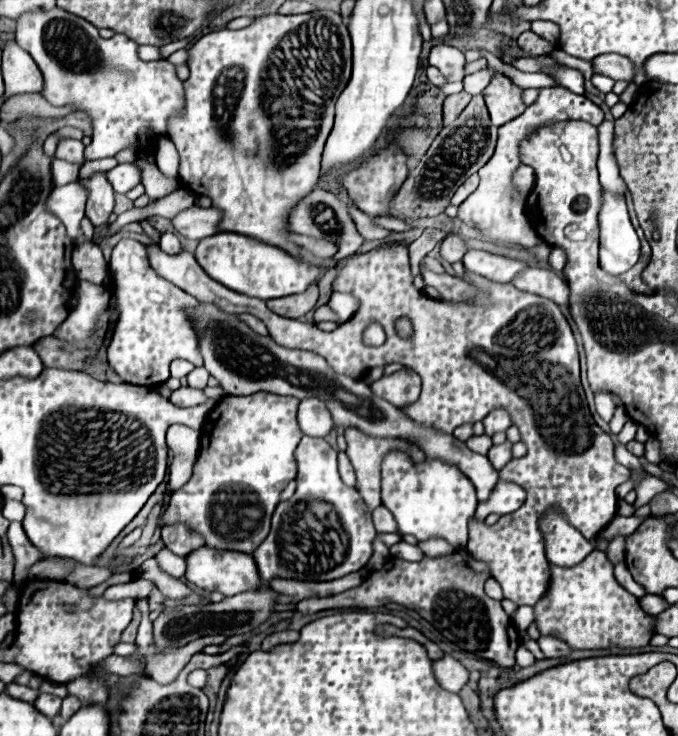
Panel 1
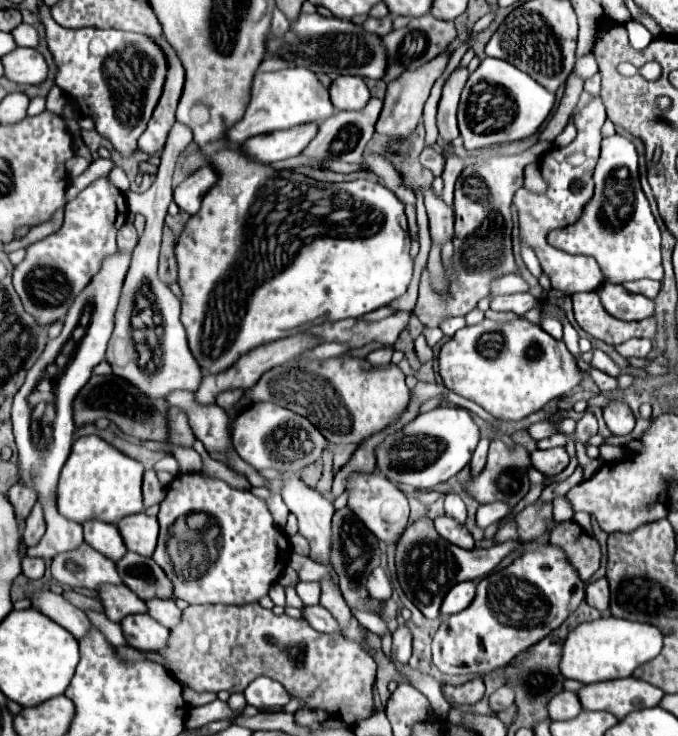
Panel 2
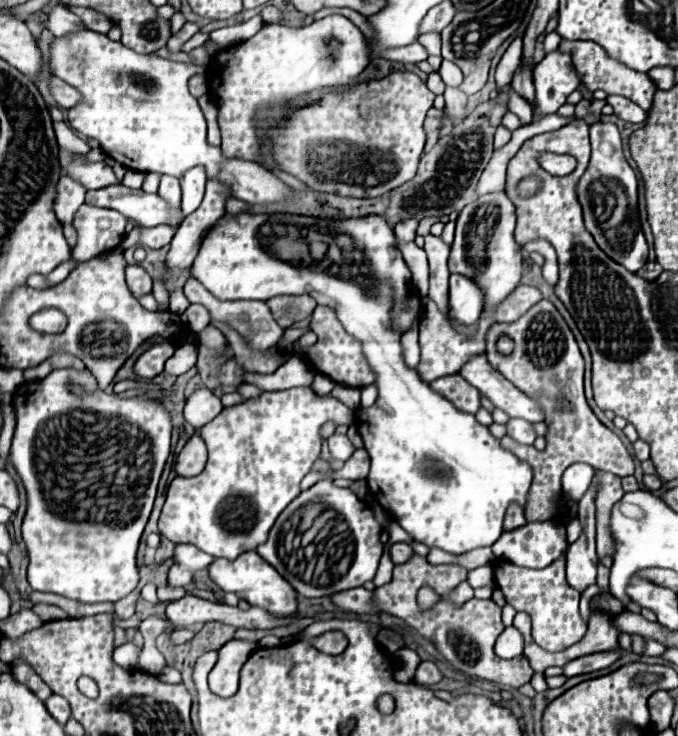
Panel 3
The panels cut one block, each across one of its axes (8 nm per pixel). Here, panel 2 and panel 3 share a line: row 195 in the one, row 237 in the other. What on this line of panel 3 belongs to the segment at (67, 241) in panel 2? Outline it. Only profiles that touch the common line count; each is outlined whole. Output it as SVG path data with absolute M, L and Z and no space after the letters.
M84 204L74 218L78 244L72 248L76 260L90 260L100 252L116 248L124 238L126 218L108 208L94 208Z

